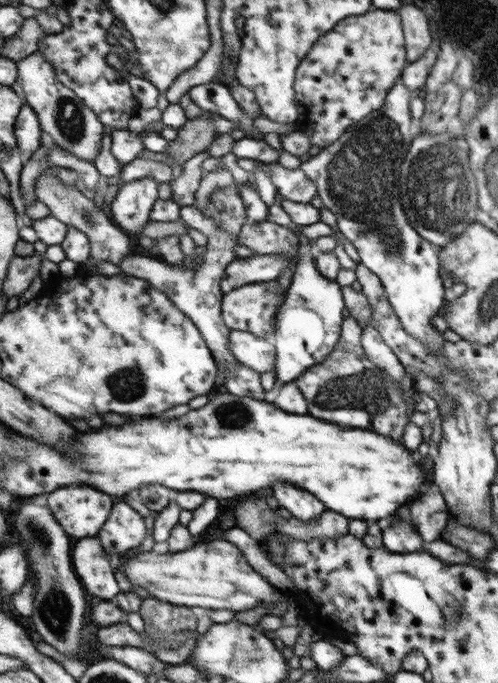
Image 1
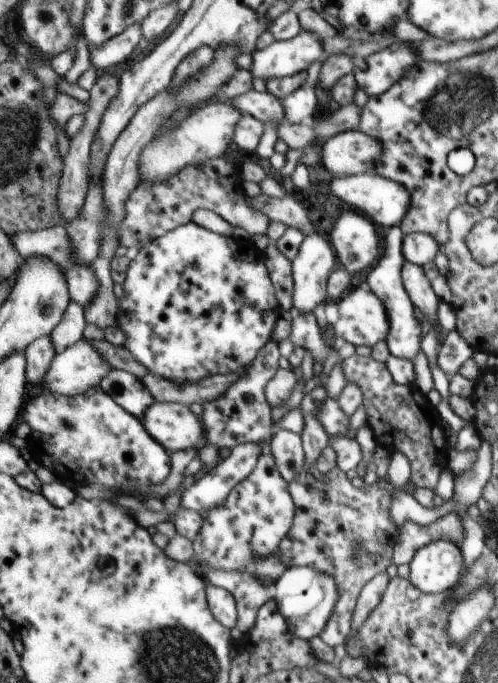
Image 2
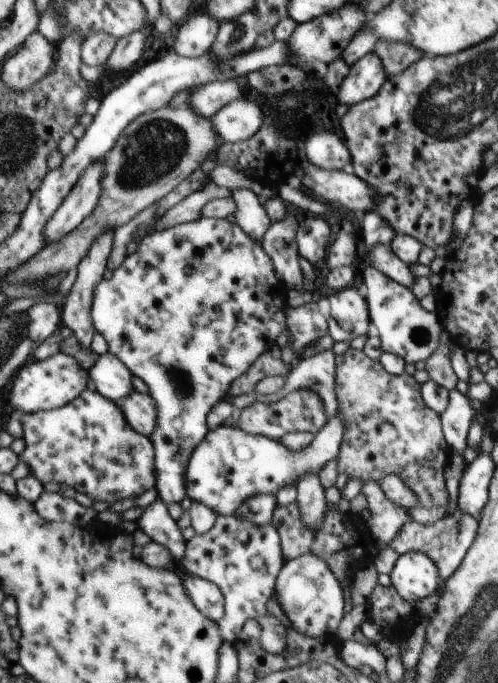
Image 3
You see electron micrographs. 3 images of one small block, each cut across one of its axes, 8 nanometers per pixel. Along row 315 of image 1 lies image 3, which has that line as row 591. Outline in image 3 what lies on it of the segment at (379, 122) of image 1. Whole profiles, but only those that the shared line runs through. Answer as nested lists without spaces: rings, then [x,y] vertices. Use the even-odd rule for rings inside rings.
[[[421,551],[400,555],[390,573],[391,585],[410,603],[428,599],[438,588],[436,563]]]

